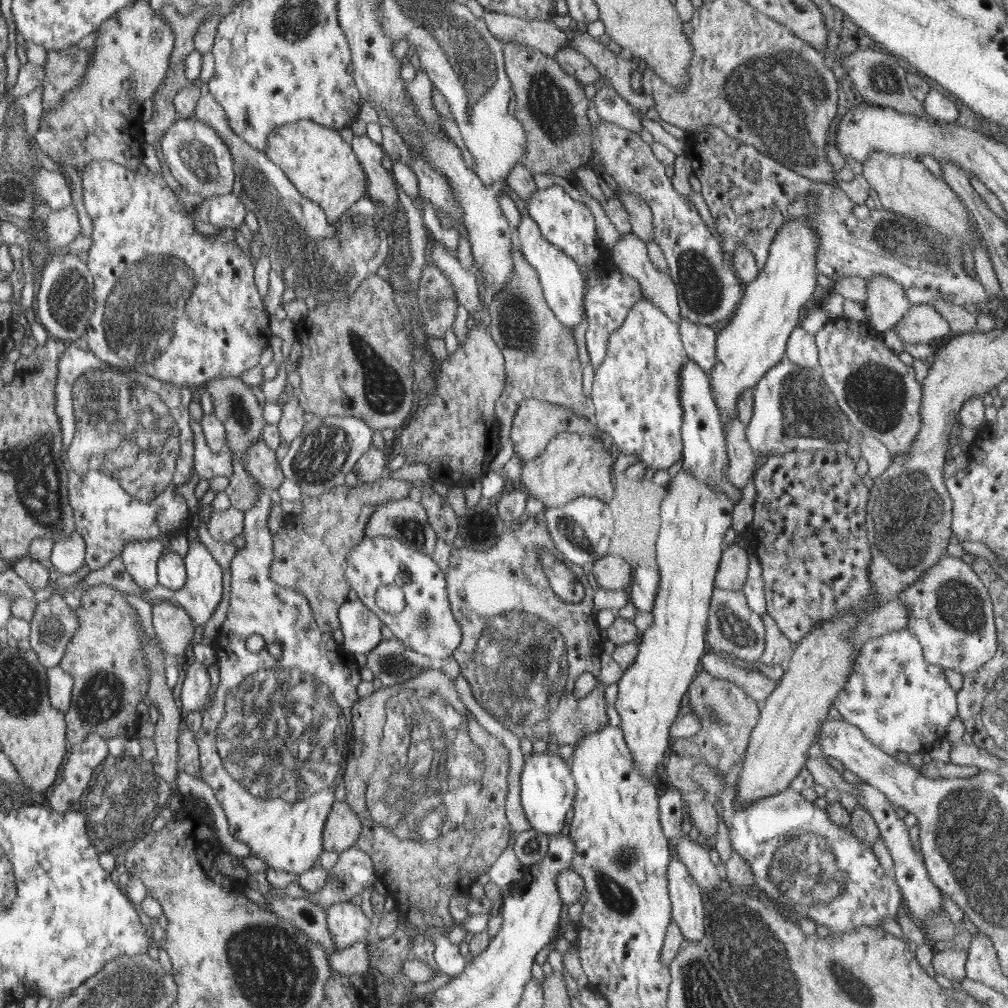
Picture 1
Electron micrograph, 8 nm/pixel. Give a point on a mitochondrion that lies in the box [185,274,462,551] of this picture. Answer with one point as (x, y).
(320, 460)

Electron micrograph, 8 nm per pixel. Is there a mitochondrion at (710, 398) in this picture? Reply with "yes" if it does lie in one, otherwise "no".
no

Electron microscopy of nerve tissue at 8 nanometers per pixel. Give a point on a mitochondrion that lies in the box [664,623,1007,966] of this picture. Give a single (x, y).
(803, 860)

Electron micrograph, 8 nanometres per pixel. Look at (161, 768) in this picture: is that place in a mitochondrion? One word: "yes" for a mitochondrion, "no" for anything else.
yes

